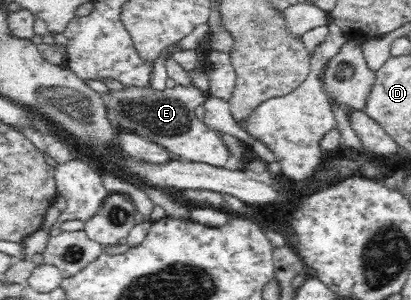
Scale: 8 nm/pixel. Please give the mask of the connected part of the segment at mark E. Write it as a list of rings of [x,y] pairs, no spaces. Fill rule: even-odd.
[[[176,85],[163,91],[156,91],[148,86],[140,88],[124,88],[113,90],[112,94],[103,95],[108,109],[110,120],[120,130],[138,132],[146,139],[154,141],[170,151],[178,159],[187,159],[190,162],[204,163],[216,167],[224,167],[230,159],[230,149],[216,131],[212,131],[200,122],[194,114],[195,106],[204,104],[208,93],[200,91],[195,86]]]

